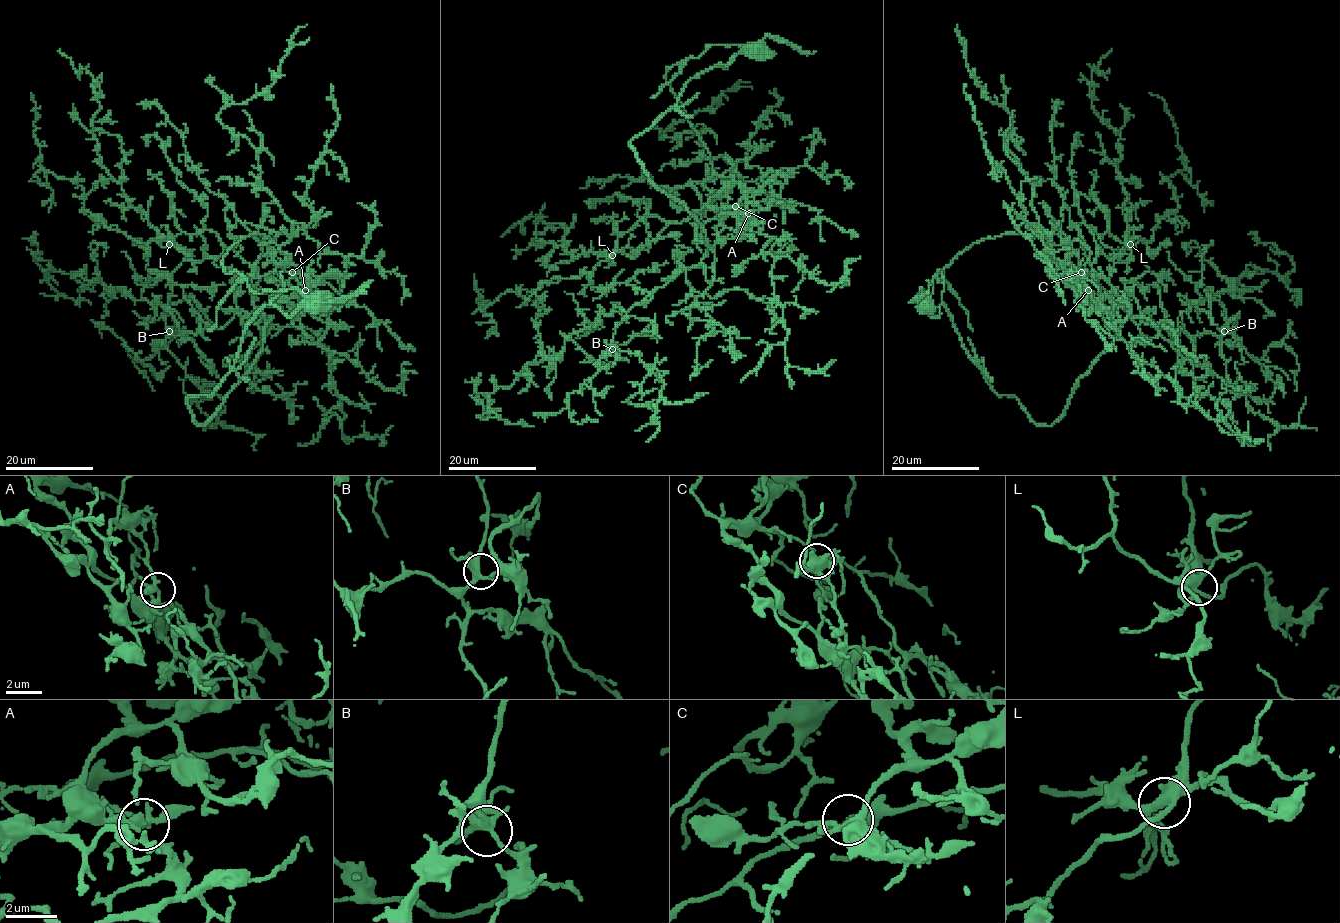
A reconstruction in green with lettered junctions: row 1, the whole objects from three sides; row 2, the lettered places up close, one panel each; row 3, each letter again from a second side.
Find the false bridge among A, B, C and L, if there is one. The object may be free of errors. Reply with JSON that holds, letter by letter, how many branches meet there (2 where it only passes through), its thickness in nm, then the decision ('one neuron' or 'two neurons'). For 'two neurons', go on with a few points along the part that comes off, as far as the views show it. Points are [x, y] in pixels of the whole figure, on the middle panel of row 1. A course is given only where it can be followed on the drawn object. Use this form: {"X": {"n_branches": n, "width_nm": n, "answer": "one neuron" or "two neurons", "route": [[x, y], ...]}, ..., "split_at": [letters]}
{"A": {"n_branches": 4, "width_nm": 240, "answer": "two neurons", "route": [[748, 213], [738, 206], [742, 188], [712, 166], [664, 75], [712, 45], [767, 36], [815, 52]]}, "B": {"n_branches": 7, "width_nm": 320, "answer": "one neuron"}, "C": {"n_branches": 5, "width_nm": 400, "answer": "one neuron"}, "L": {"n_branches": 6, "width_nm": 400, "answer": "one neuron"}, "split_at": ["A"]}

